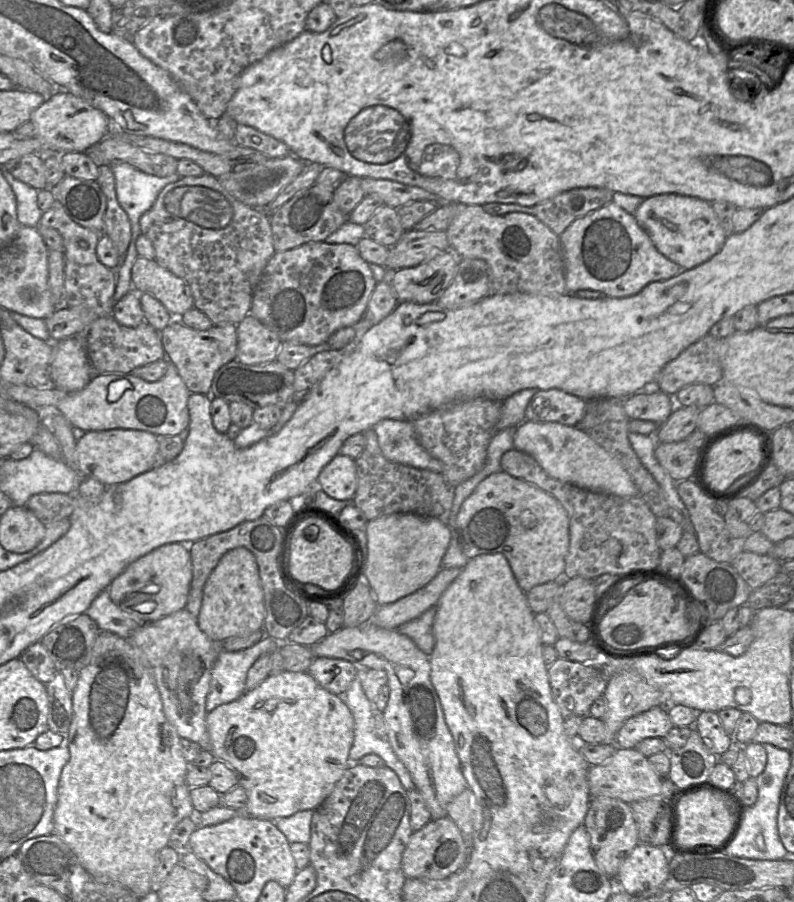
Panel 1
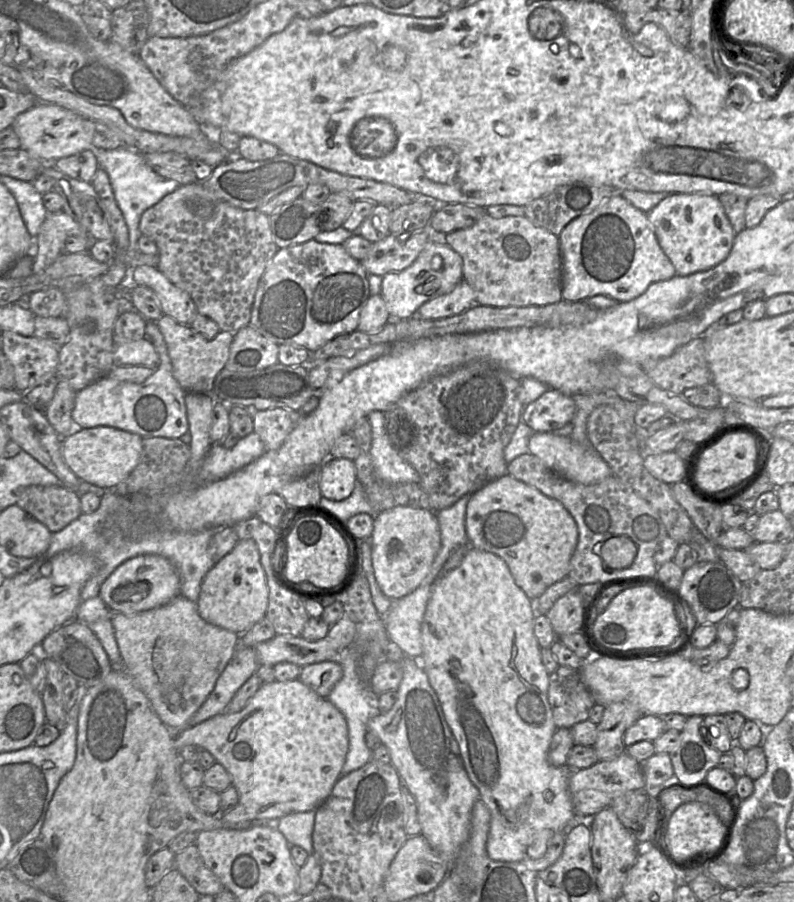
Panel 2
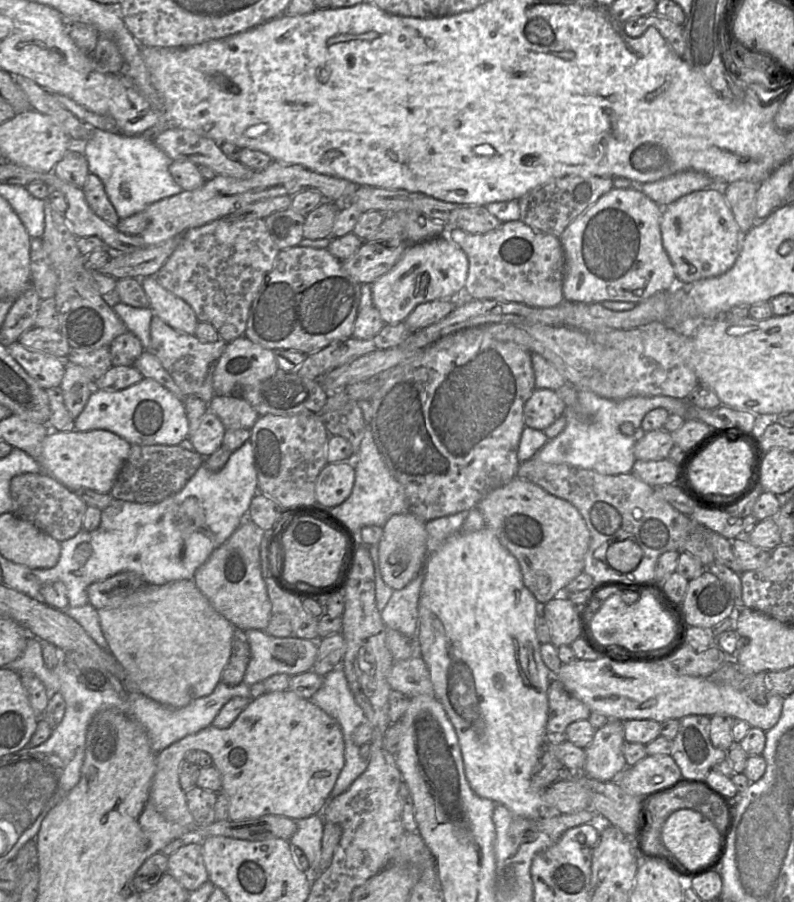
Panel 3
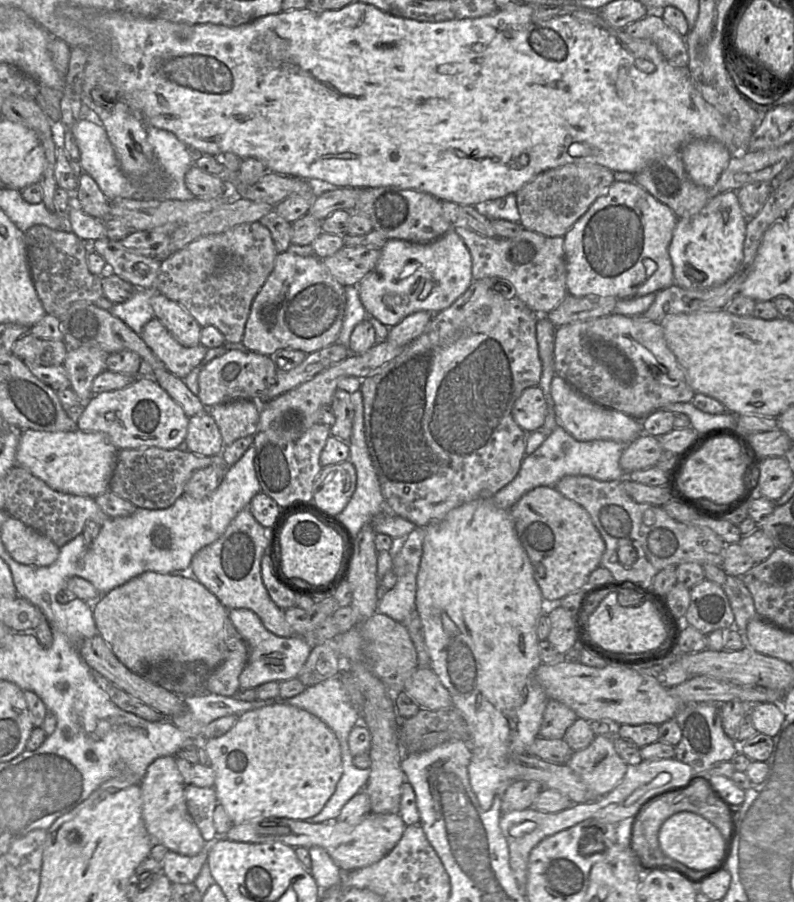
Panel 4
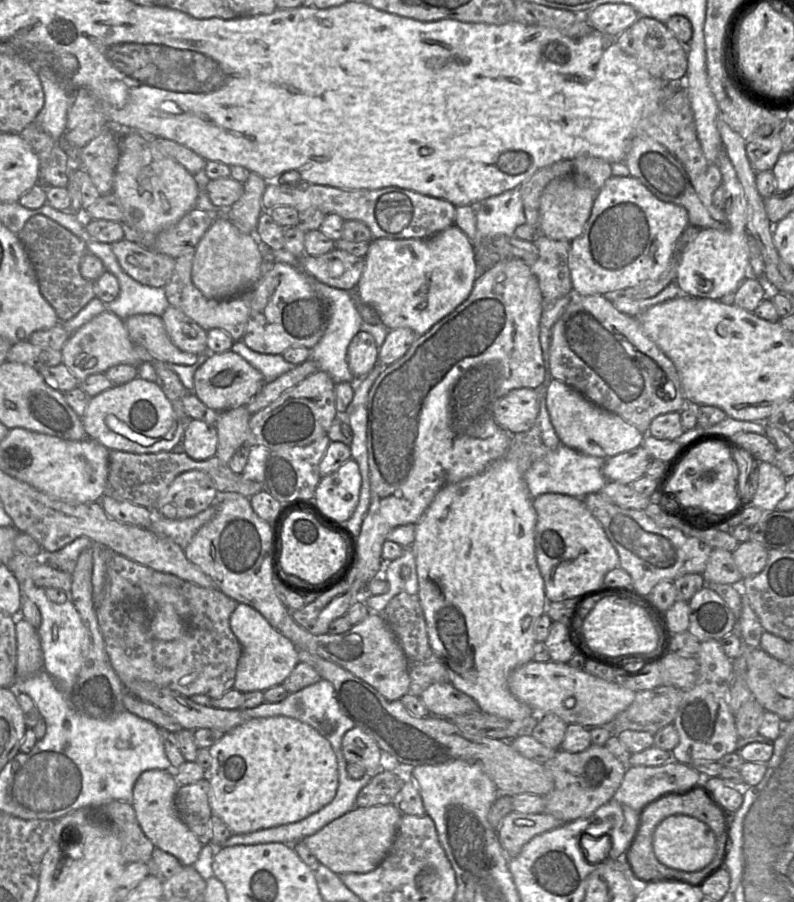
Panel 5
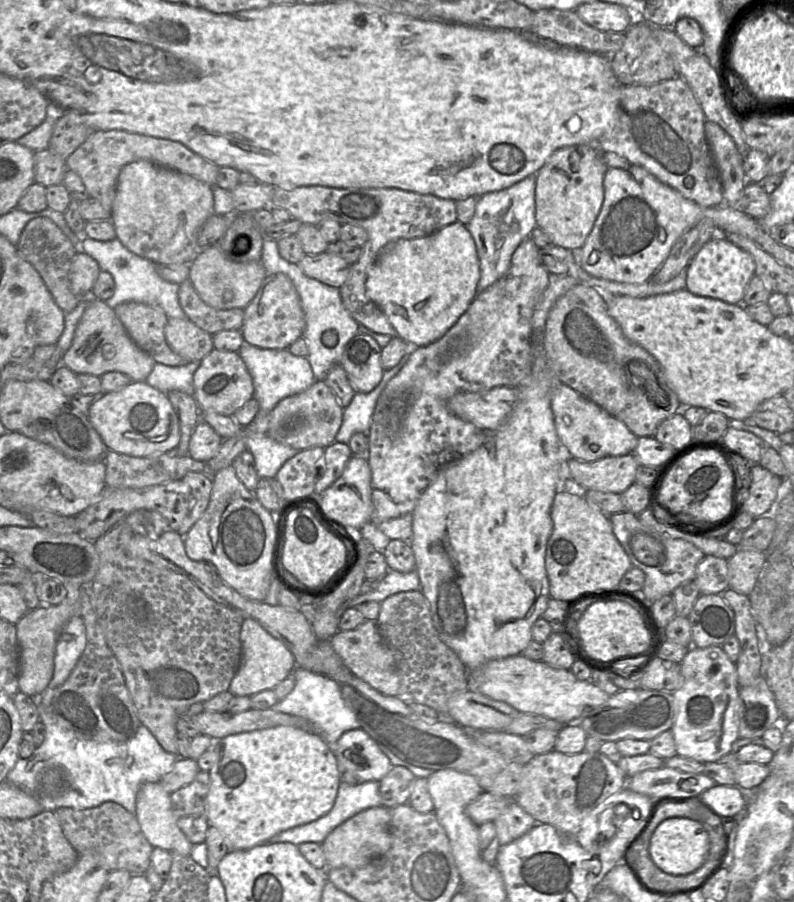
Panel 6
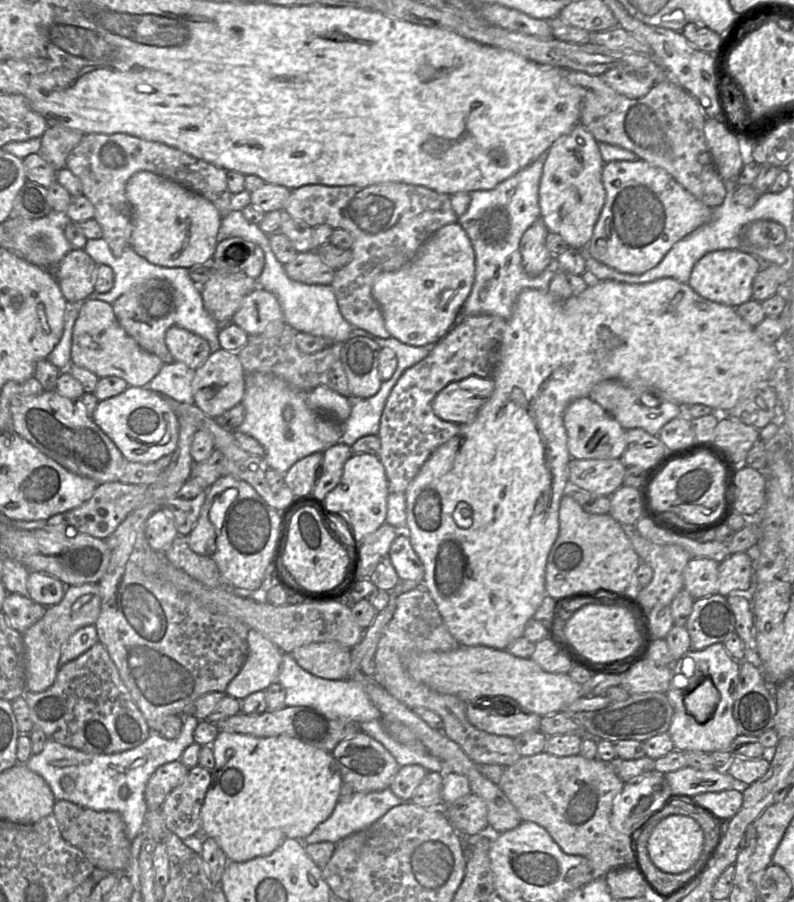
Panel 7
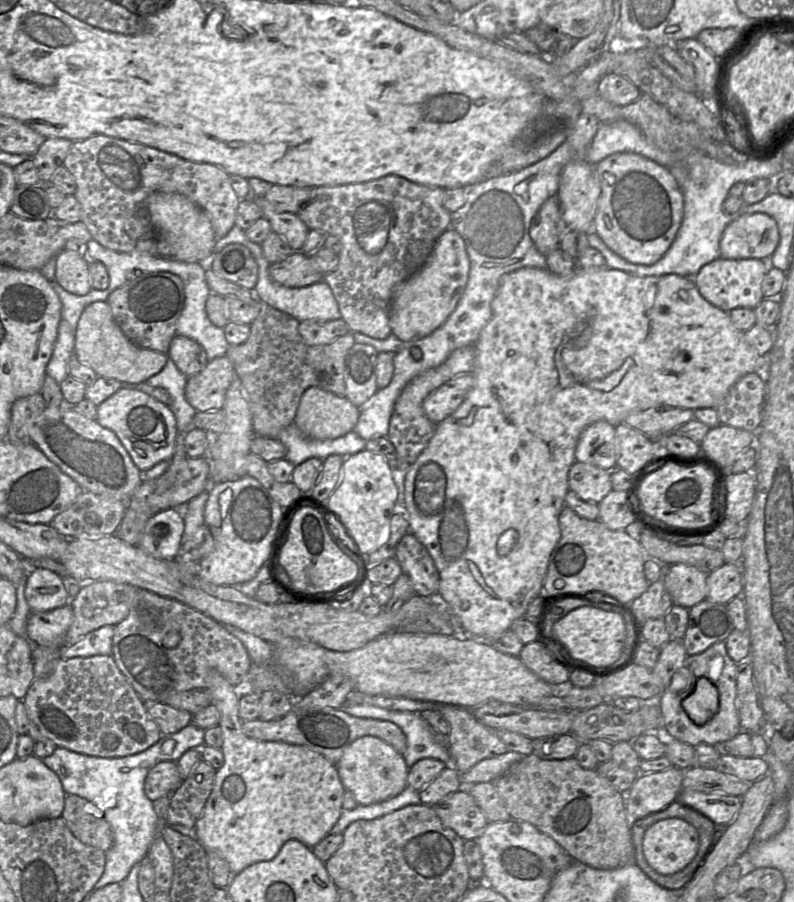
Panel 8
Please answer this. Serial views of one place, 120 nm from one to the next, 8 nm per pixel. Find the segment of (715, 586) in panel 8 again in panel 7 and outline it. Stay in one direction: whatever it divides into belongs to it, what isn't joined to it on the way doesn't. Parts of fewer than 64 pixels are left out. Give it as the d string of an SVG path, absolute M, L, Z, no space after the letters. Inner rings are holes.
M746 552L731 554L718 567L718 593L727 597L731 593L747 591L752 585L754 559Z

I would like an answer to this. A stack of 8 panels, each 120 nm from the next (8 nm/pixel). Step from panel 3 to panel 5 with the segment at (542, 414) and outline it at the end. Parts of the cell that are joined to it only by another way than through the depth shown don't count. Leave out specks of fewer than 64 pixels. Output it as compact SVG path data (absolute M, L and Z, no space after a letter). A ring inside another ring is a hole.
M531 388L509 391L494 408L497 423L511 435L535 429L539 412L539 392Z

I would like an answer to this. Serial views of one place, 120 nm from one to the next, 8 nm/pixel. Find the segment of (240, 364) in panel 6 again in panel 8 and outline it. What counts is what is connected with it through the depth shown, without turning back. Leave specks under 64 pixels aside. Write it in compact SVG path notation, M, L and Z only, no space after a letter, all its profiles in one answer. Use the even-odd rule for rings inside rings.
M227 355L214 358L199 373L188 377L185 398L197 412L220 410L235 378L235 369Z

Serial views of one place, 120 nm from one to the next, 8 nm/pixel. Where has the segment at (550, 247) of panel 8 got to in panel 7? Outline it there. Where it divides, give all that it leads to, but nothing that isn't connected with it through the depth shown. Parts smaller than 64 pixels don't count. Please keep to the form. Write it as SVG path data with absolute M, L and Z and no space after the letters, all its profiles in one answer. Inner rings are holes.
M541 218L525 231L520 241L522 266L531 276L539 276L552 262L555 256L546 247L546 237L549 233Z

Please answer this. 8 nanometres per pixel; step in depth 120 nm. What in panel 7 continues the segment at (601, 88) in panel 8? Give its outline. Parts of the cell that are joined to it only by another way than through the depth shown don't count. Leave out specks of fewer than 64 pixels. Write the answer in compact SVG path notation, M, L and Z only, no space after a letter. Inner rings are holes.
M610 69L602 77L612 89L629 98L641 98L655 85L651 77L619 69Z

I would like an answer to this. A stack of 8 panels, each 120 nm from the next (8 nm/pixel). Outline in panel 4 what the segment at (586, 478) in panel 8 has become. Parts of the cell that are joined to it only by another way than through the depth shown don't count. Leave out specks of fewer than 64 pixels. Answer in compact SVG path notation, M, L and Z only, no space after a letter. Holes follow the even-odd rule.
M642 433L627 444L621 457L620 466L625 474L655 466L664 449L658 437Z

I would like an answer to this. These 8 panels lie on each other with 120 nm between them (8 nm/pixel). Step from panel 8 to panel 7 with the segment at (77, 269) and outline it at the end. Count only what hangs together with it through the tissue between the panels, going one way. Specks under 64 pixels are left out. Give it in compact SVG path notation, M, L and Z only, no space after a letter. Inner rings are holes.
M72 249L64 256L53 274L68 304L84 302L94 291L96 268L83 249Z

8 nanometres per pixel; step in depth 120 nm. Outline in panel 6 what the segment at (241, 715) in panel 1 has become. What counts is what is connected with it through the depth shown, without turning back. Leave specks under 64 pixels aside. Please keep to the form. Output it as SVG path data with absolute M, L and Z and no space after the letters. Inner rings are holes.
M277 726L244 732L216 740L211 750L214 762L209 770L208 822L224 835L231 850L248 850L267 843L283 831L319 819L335 803L341 781L338 762L330 745L313 731ZM148 782L140 786L136 795L135 816L142 833L153 847L191 856L193 844L179 828L171 794L160 782Z

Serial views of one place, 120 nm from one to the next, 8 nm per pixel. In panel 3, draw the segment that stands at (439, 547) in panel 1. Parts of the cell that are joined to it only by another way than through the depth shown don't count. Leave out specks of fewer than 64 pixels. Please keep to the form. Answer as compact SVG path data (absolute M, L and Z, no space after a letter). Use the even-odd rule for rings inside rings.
M410 512L393 515L387 521L378 549L381 574L389 587L401 590L418 575L427 552L427 540L426 522Z

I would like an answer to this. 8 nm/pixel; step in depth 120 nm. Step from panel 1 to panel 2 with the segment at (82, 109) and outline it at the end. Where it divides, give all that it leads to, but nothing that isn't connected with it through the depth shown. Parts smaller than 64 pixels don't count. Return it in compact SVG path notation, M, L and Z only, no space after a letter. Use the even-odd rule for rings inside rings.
M38 102L31 109L19 114L10 126L20 141L20 148L45 164L91 150L94 122L60 106Z

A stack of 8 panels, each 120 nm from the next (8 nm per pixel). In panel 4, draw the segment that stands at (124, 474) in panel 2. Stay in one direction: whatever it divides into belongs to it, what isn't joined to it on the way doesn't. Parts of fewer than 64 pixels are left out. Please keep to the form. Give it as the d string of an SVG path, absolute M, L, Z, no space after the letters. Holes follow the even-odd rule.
M77 428L67 432L27 429L19 434L16 466L25 468L53 490L95 498L109 490L118 451L108 436L100 432L85 432Z

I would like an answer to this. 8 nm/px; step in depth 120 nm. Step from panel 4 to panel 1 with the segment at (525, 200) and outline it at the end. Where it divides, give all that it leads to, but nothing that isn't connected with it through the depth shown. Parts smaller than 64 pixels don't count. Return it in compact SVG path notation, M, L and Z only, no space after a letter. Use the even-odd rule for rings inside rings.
M586 187L574 188L534 205L534 216L560 236L577 218L599 209L613 200L613 193L606 188Z

